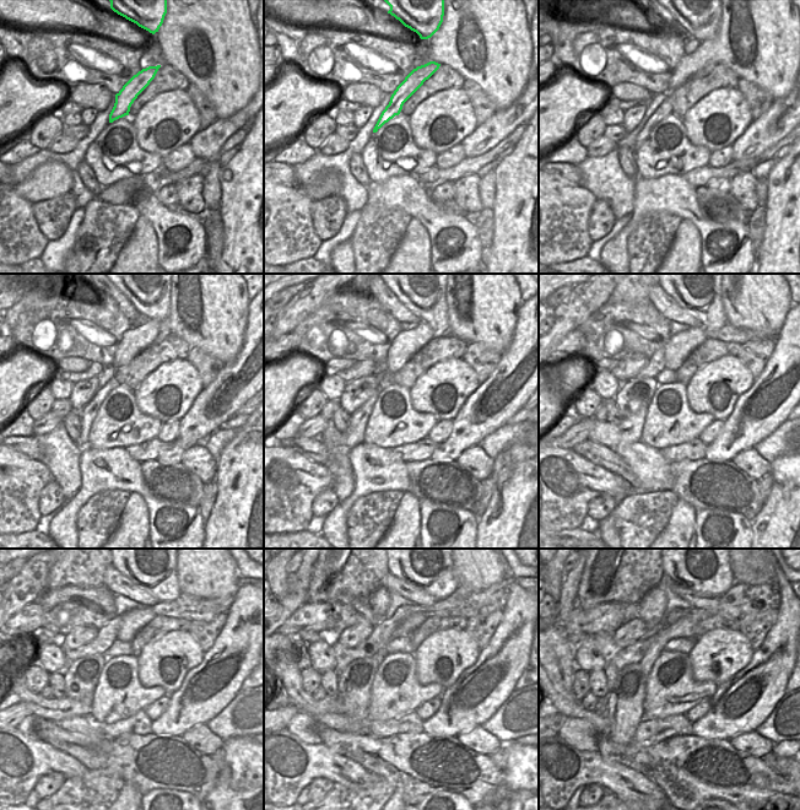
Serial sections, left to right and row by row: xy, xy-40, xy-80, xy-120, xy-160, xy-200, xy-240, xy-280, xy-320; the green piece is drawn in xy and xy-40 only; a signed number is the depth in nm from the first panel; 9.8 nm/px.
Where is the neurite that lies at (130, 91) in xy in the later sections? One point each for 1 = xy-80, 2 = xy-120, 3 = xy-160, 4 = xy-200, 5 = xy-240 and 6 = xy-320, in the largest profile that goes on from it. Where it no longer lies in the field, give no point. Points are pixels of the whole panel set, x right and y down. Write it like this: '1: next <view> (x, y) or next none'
1: next xy-80 (665, 108)
2: next xy-120 (151, 298)
3: next xy-160 (426, 298)
4: next xy-200 (702, 298)
5: next xy-240 (156, 573)
6: next xy-320 (711, 573)

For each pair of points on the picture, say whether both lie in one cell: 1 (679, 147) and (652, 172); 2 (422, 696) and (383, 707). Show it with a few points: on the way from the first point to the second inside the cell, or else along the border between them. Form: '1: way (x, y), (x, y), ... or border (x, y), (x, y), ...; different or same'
1: way (670, 150), (664, 150), (652, 163); same
2: way (412, 694), (396, 694), (393, 697); same

